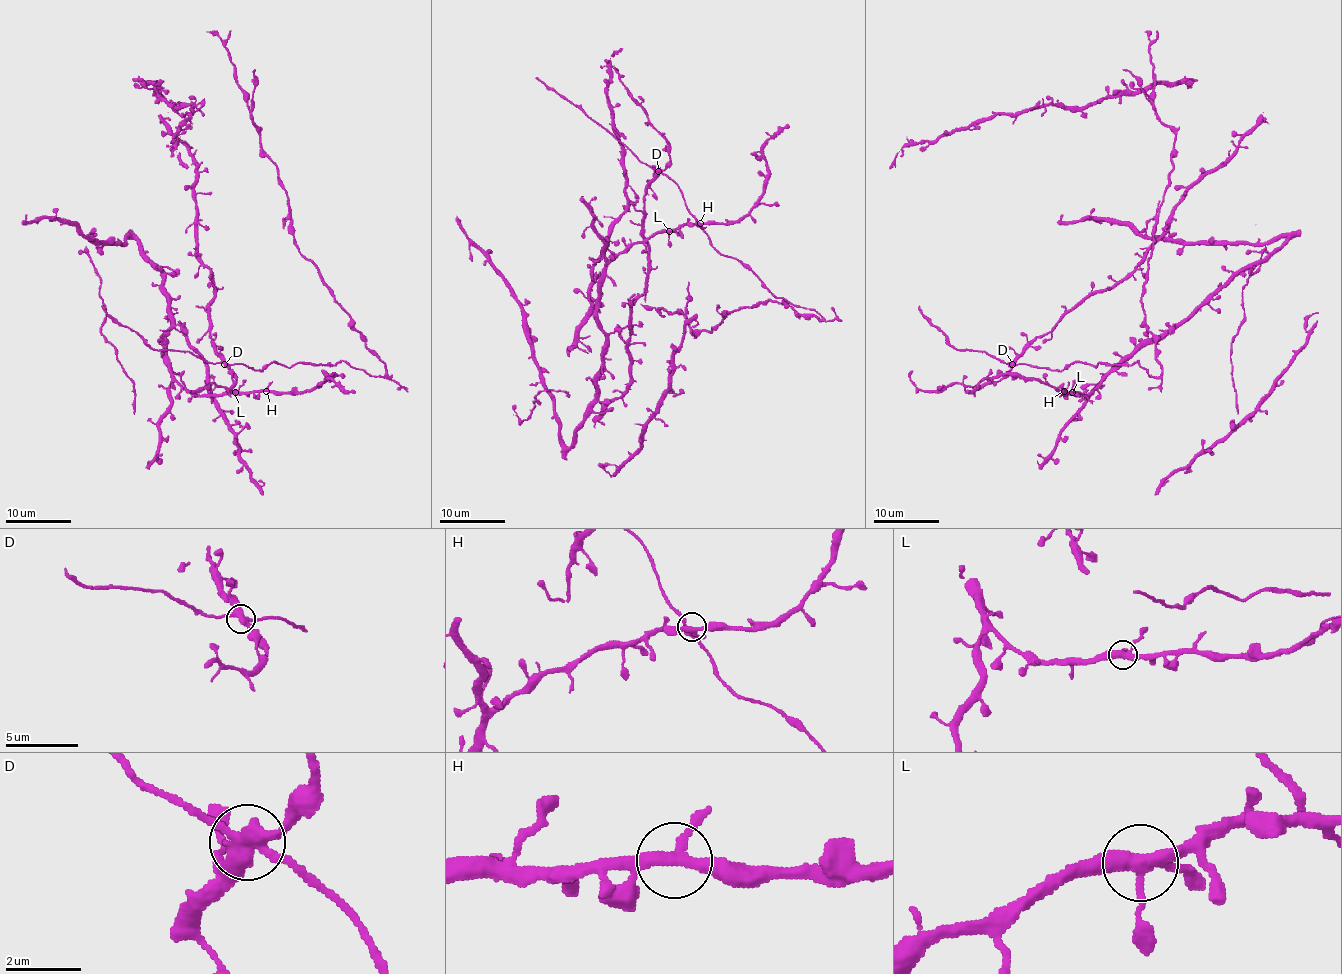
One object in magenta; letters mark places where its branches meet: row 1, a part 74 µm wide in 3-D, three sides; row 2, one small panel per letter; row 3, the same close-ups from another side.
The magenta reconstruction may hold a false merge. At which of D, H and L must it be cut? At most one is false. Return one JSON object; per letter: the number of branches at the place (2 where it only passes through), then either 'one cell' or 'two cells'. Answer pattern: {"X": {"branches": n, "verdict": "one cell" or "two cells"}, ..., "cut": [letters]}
{"D": {"branches": 4, "verdict": "two cells"}, "H": {"branches": 4, "verdict": "one cell"}, "L": {"branches": 4, "verdict": "one cell"}, "cut": ["D"]}

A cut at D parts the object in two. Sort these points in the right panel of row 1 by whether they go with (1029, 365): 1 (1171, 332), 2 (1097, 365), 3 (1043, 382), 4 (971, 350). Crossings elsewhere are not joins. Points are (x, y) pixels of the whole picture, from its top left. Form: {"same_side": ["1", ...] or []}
{"same_side": ["2", "4"]}

